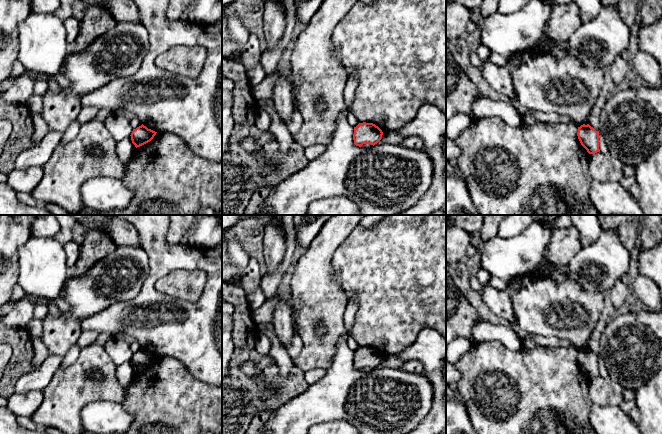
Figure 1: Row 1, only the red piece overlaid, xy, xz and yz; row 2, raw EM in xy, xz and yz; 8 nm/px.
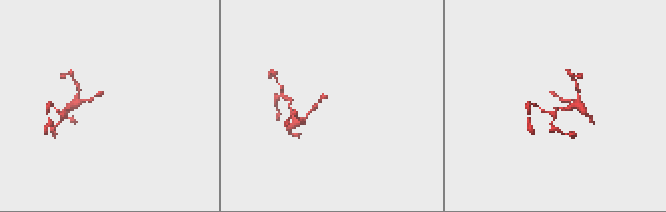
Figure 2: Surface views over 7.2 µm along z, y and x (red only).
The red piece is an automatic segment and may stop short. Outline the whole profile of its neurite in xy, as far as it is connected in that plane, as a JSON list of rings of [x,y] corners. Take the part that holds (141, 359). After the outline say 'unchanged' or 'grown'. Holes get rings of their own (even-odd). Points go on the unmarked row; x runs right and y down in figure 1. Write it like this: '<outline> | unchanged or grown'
[[[143,348],[136,353],[133,353],[131,357],[131,364],[132,367],[135,369],[135,371],[140,371],[148,366],[150,366],[154,360],[156,359],[157,356],[148,353],[146,350]]] | unchanged

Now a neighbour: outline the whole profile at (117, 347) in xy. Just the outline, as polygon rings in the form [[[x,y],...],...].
[[[122,335],[110,336],[103,346],[117,366],[129,361],[133,355],[129,343]]]

